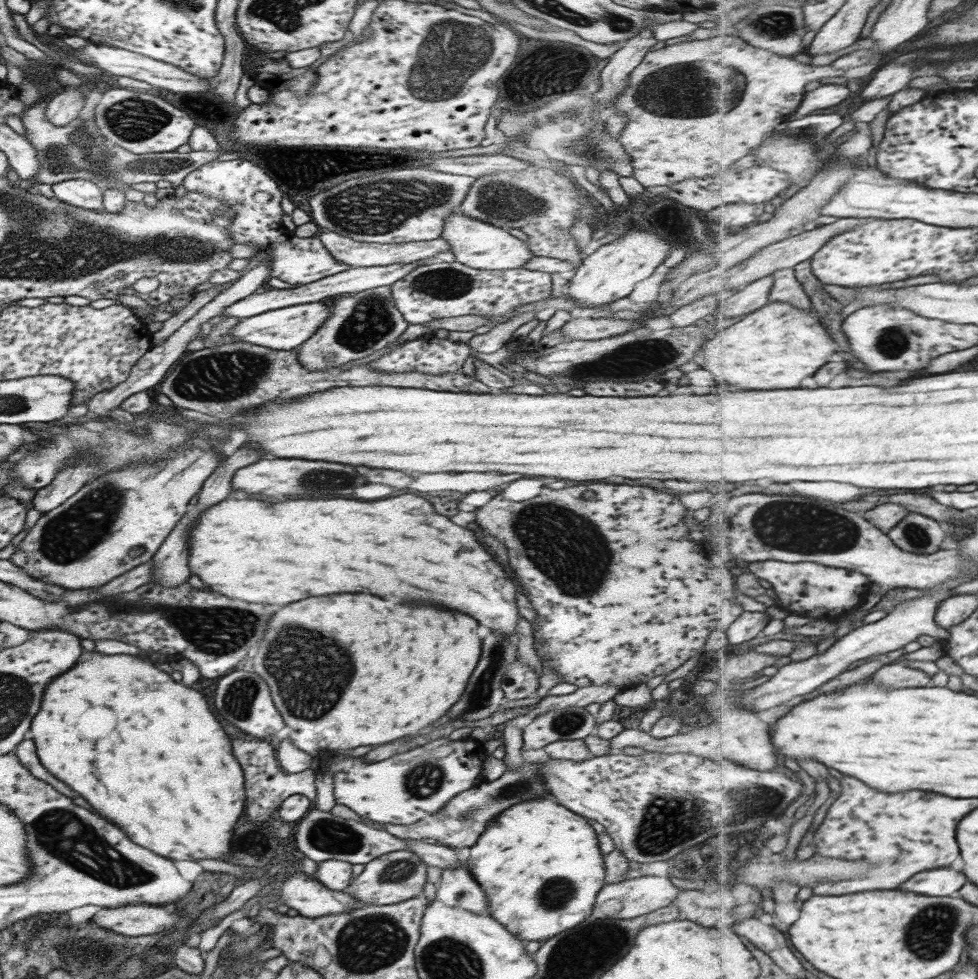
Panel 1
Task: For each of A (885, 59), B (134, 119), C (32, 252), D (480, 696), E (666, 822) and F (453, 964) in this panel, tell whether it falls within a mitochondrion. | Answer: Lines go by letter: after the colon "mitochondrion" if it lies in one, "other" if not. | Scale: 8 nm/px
A: other
B: mitochondrion
C: mitochondrion
D: mitochondrion
E: mitochondrion
F: mitochondrion

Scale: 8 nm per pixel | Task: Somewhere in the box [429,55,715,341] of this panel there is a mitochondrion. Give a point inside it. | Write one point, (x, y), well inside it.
(499, 200)

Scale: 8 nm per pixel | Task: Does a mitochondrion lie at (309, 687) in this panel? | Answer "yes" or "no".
yes

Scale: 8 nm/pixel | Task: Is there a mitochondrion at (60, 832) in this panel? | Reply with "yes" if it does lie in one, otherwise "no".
yes

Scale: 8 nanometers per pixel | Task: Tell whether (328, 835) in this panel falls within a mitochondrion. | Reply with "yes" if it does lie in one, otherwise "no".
yes

